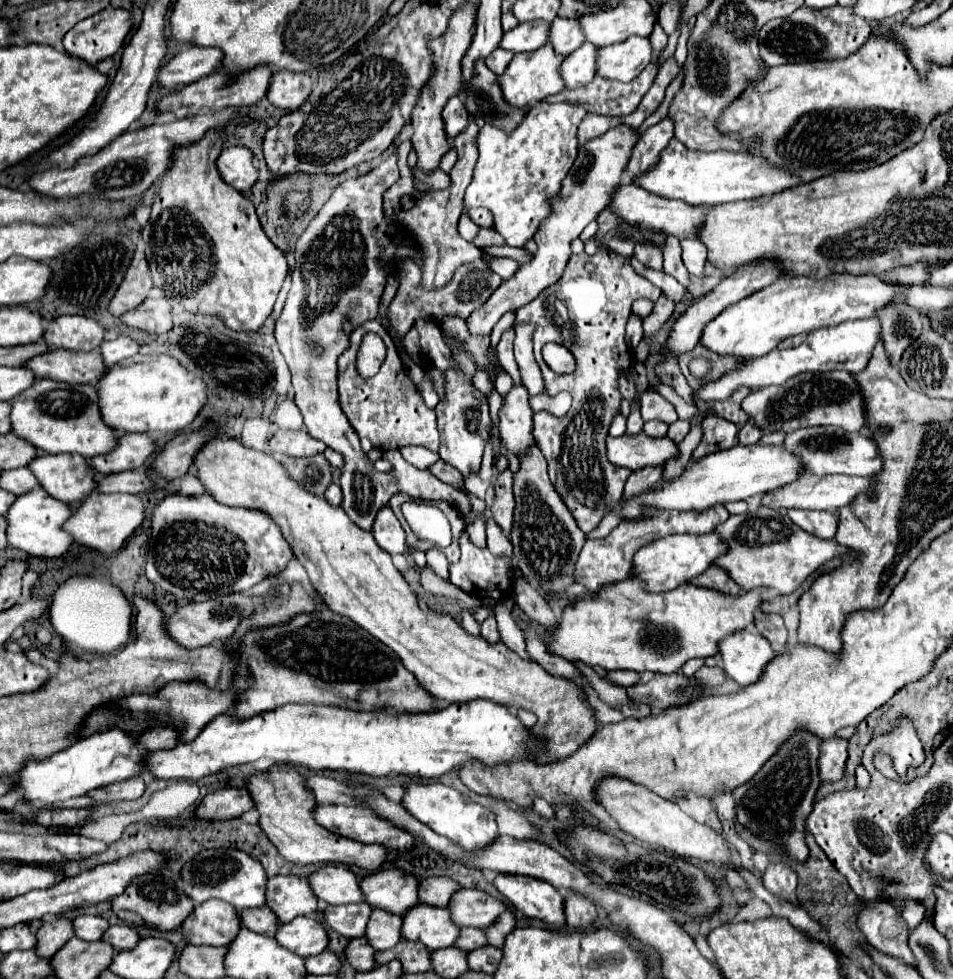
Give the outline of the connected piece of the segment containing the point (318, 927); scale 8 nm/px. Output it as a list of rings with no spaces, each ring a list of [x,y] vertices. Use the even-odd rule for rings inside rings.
[[[298,916],[288,924],[278,924],[274,938],[280,946],[302,958],[316,956],[328,946],[326,930],[314,916]]]

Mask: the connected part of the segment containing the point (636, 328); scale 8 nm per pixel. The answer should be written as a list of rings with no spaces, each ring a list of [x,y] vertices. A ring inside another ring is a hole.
[[[632,314],[628,320],[628,326],[626,326],[626,344],[630,348],[636,348],[640,340],[642,340],[642,318]]]

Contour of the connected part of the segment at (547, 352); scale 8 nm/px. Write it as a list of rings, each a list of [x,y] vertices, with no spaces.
[[[546,344],[542,348],[542,356],[544,356],[544,362],[554,370],[554,372],[560,372],[560,374],[568,374],[574,370],[576,362],[574,362],[574,356],[570,354],[570,350],[566,350],[564,346],[560,344]]]

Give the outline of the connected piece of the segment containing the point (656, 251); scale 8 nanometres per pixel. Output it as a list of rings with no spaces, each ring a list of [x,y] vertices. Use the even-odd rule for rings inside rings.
[[[636,242],[634,258],[648,268],[662,268],[662,250],[654,242]]]

